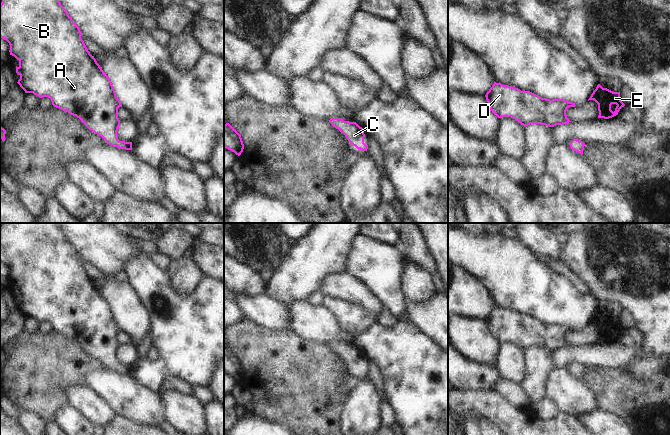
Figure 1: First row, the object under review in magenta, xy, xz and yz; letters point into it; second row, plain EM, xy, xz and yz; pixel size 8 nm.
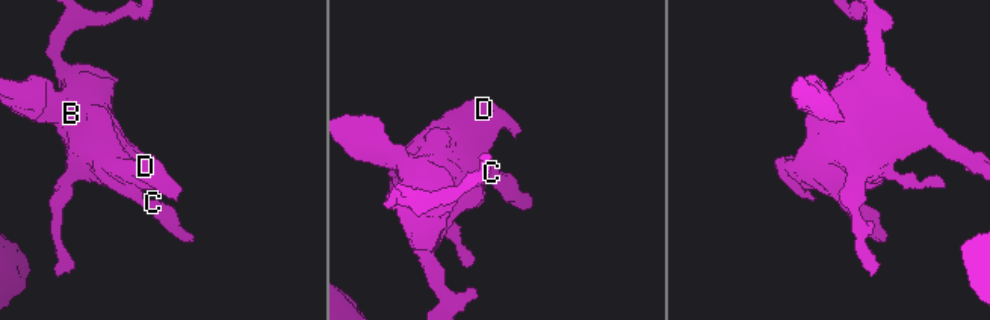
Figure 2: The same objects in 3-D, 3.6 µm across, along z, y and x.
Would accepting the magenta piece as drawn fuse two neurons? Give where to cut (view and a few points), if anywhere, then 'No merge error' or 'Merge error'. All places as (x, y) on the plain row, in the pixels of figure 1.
No split. No merge error

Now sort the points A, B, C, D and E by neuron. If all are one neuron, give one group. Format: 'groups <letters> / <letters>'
groups A B C D E

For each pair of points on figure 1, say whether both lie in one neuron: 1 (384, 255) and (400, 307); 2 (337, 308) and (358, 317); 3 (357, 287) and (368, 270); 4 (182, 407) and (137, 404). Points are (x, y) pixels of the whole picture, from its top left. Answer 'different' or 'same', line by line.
1: same
2: same
3: different
4: different

